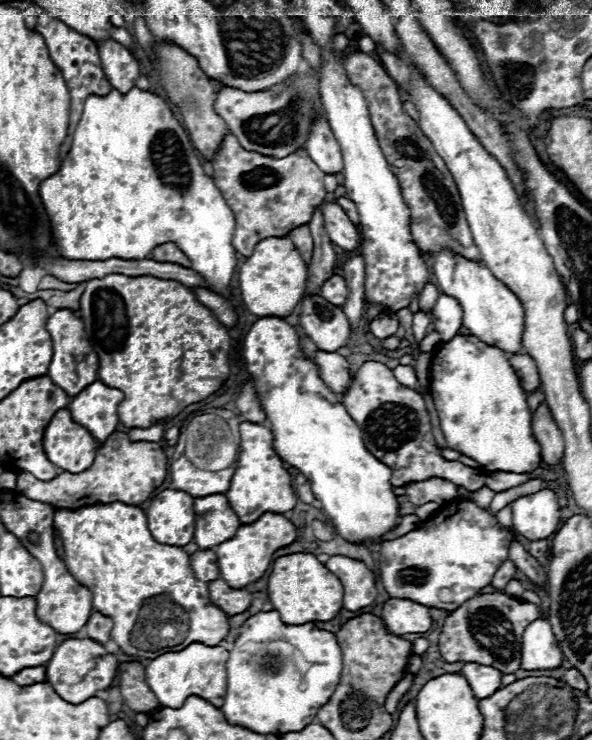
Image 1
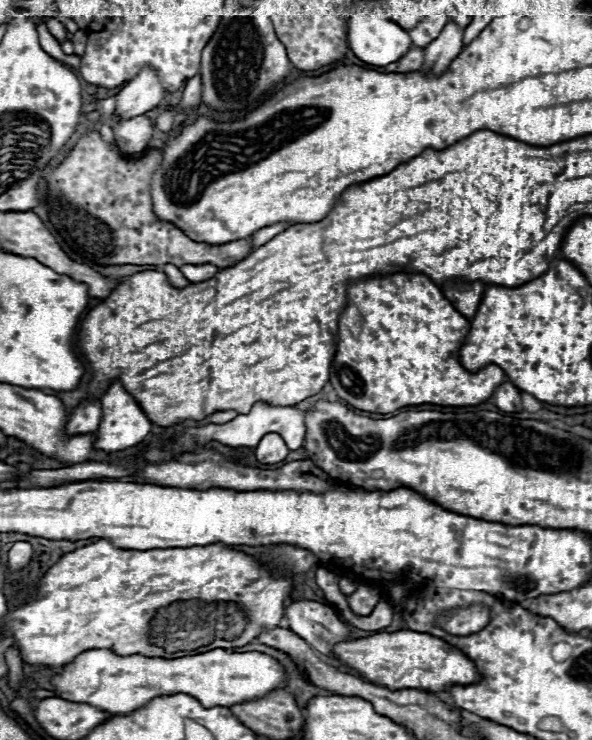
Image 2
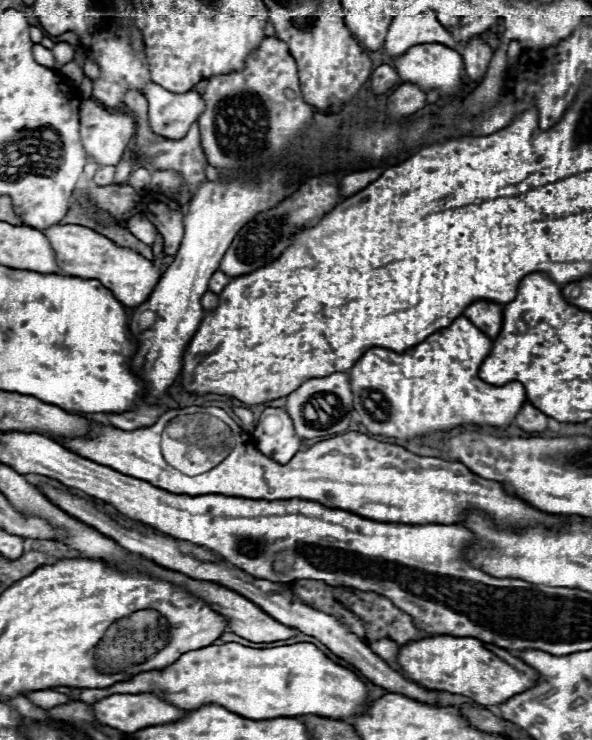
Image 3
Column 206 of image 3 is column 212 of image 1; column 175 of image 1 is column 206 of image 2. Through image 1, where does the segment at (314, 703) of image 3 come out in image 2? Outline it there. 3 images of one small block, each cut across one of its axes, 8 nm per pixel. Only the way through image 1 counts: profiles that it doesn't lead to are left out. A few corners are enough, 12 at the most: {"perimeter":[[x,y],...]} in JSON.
{"perimeter":[[86,650],[52,676],[58,698],[128,714],[156,696],[204,708],[282,688],[260,652],[172,660]]}

